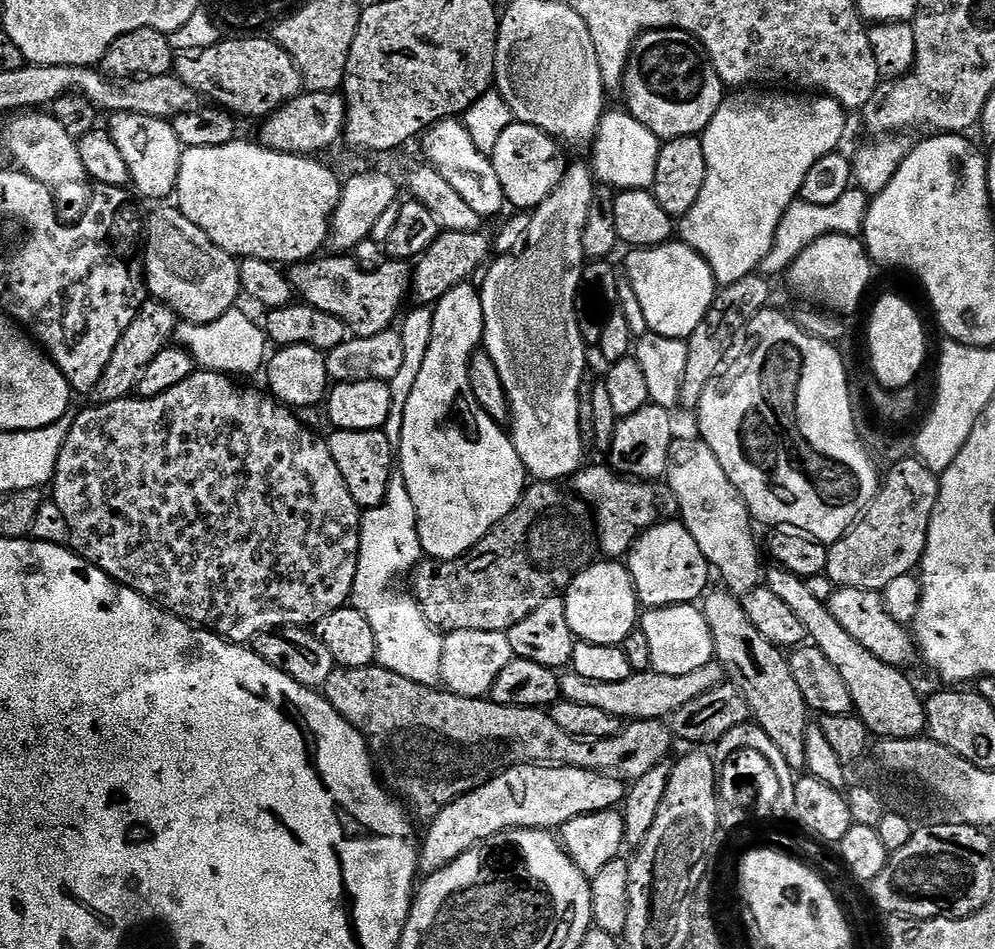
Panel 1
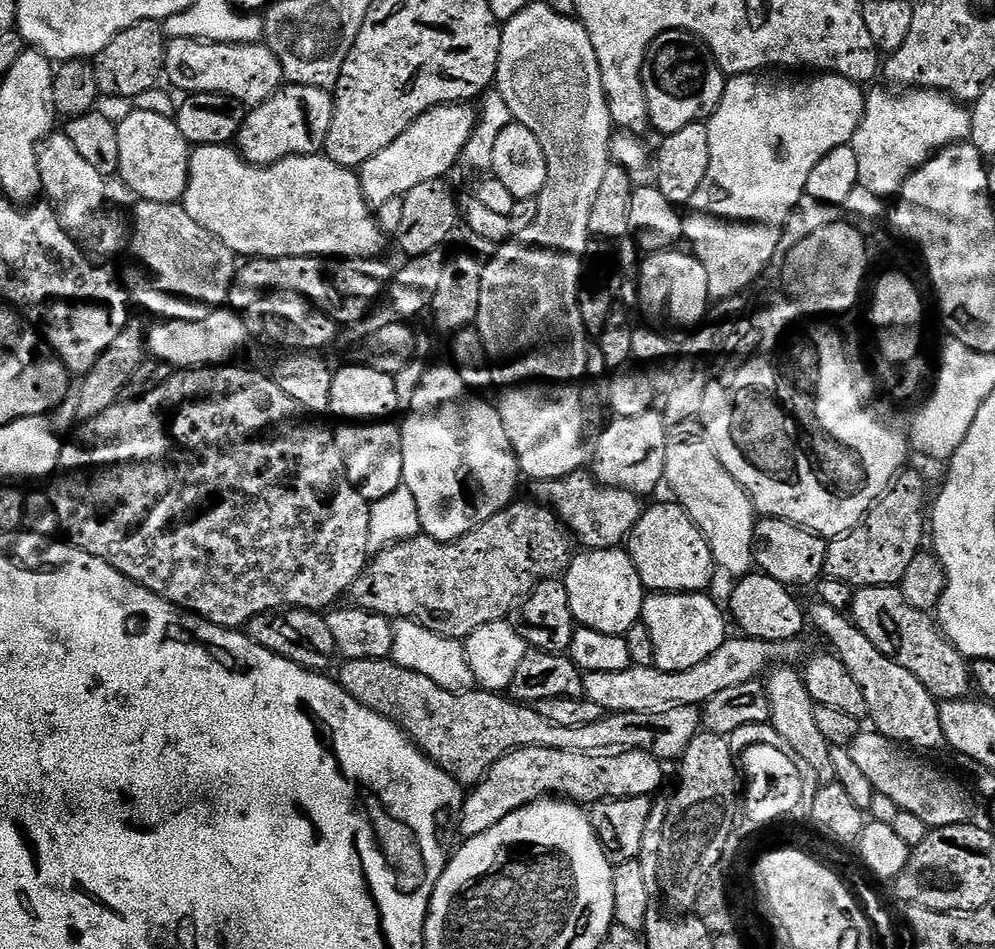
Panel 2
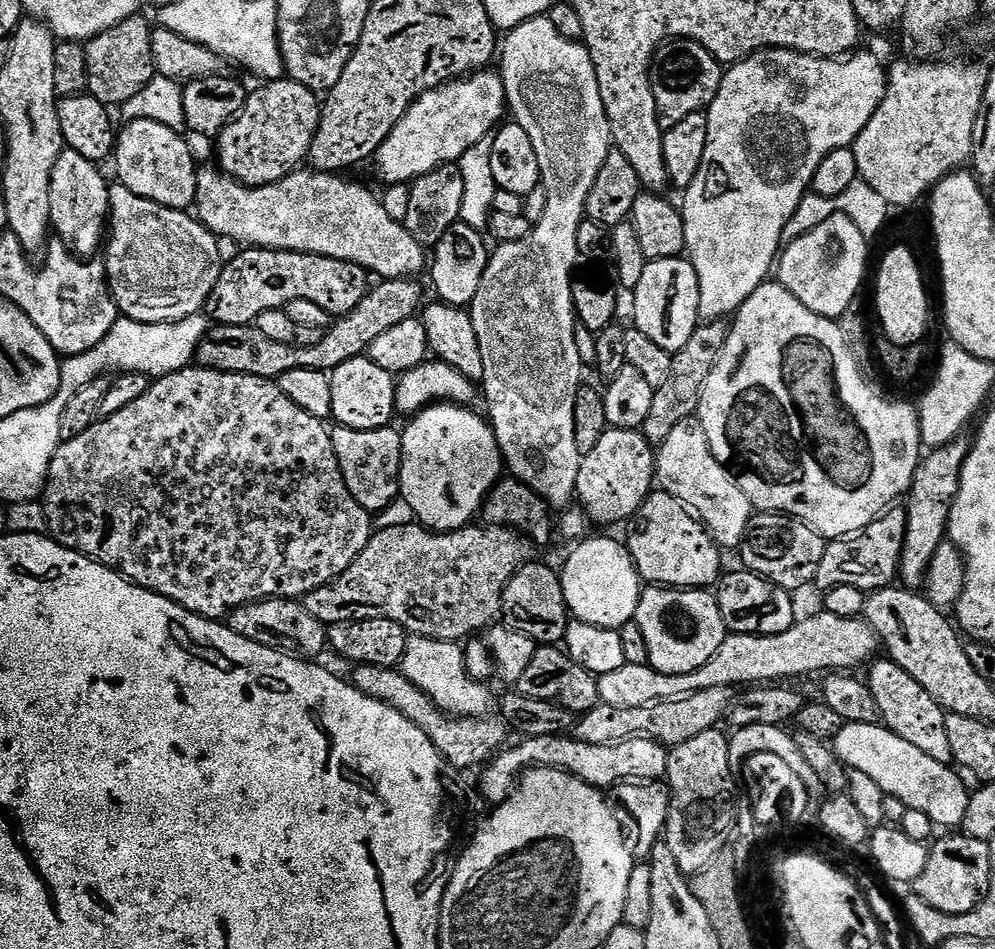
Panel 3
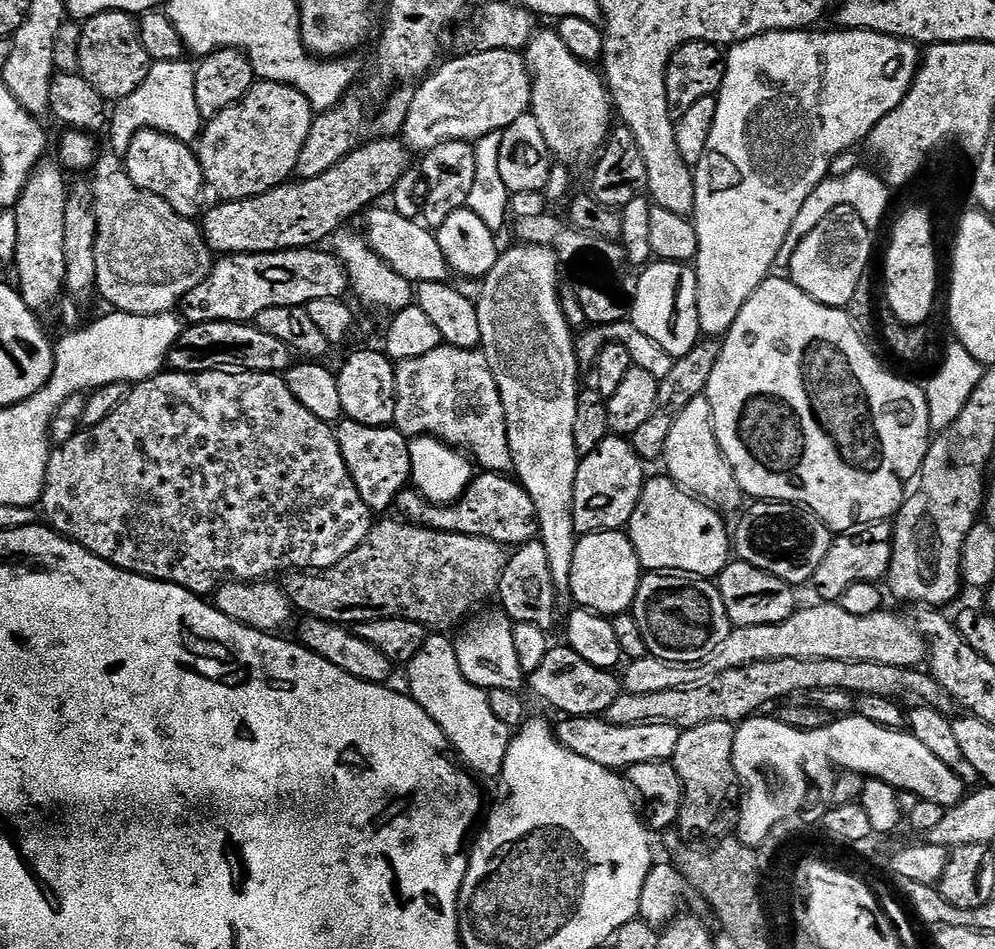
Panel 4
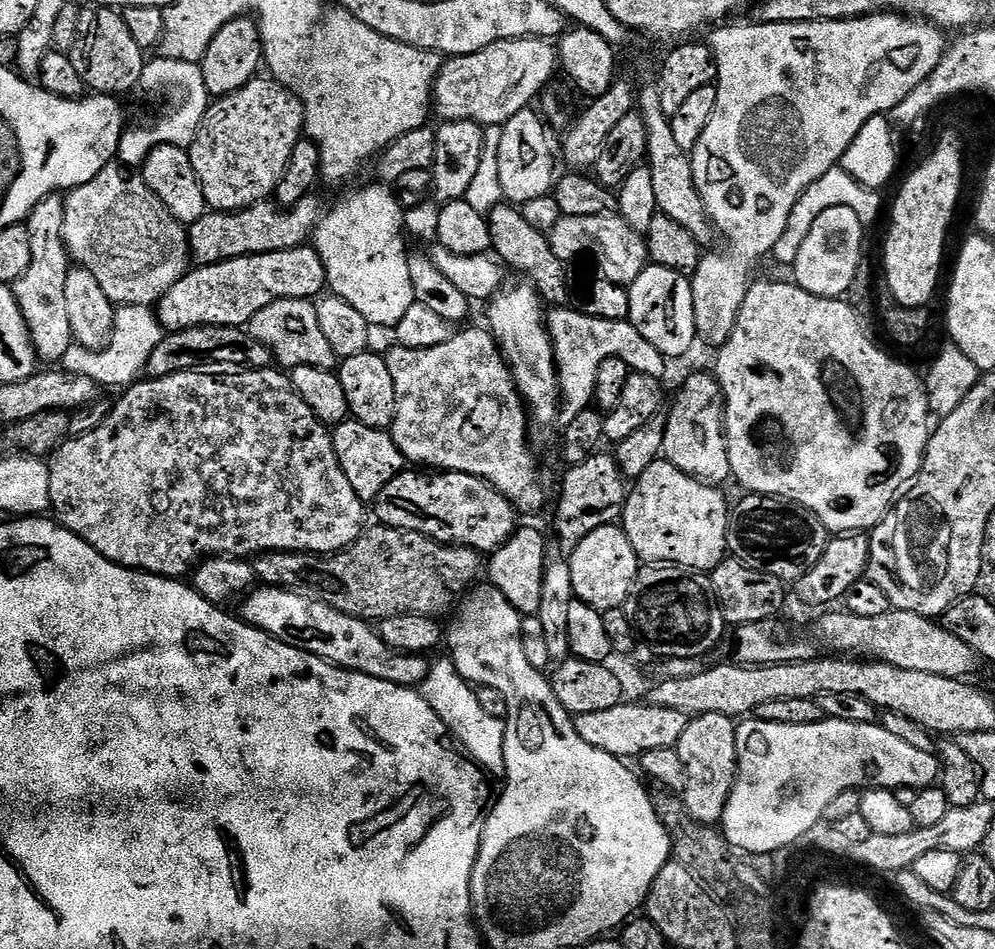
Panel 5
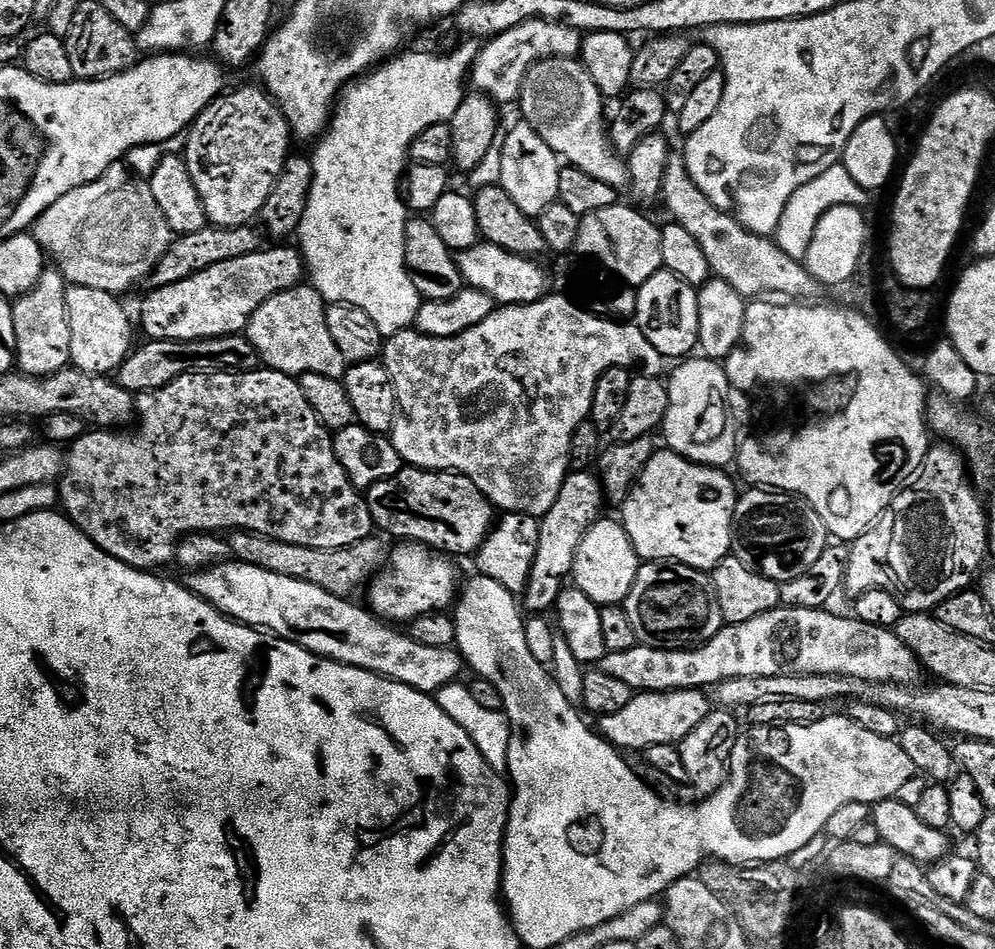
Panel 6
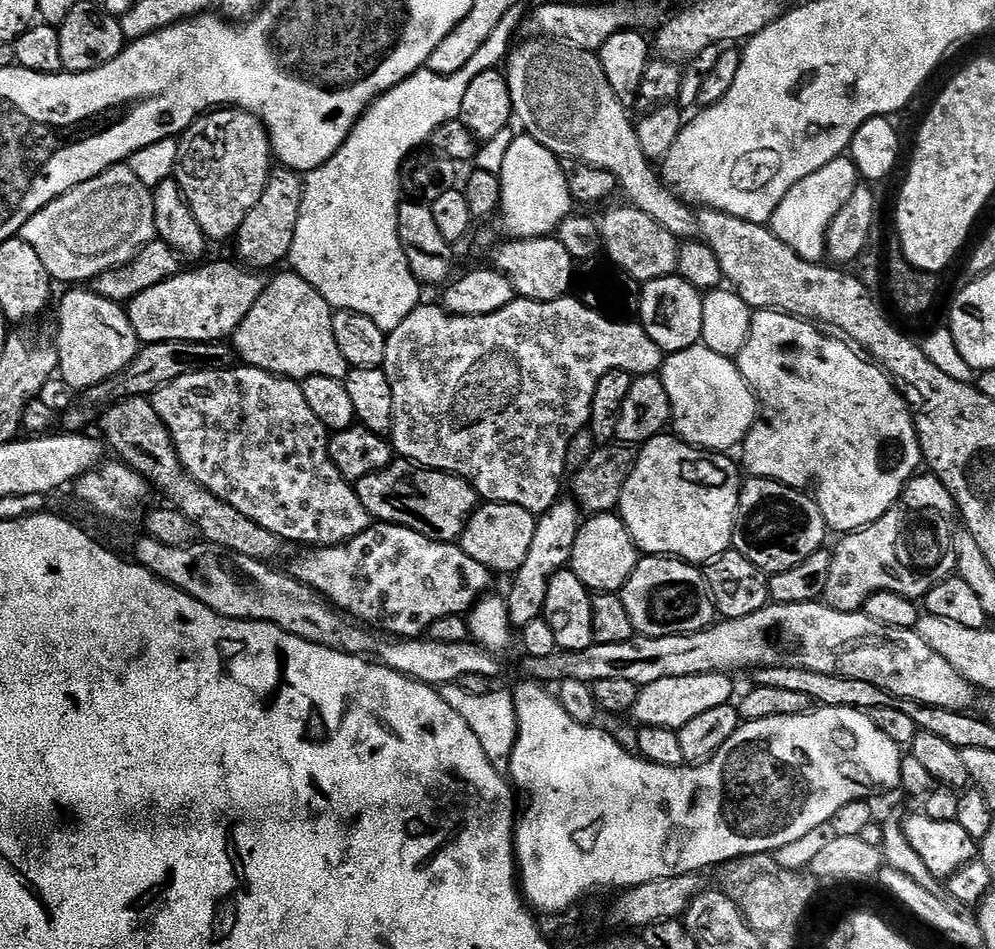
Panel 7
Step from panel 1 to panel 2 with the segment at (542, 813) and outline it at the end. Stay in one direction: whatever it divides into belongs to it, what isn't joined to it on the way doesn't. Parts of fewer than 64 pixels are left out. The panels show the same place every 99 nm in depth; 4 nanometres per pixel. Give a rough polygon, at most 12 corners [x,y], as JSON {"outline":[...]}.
{"outline":[[519,748],[471,789],[461,837],[541,798],[651,797],[647,752]]}

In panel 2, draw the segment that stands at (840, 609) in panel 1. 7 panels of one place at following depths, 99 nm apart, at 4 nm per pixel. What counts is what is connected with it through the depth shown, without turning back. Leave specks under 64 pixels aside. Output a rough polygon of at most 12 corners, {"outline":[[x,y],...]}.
{"outline":[[899,587],[855,589],[850,619],[937,701],[969,661]]}

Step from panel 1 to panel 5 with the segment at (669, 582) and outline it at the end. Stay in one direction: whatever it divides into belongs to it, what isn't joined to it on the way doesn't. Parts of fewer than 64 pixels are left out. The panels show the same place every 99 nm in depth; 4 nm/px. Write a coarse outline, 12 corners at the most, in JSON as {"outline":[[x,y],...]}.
{"outline":[[658,459],[622,527],[648,566],[711,573],[728,552],[719,487]]}

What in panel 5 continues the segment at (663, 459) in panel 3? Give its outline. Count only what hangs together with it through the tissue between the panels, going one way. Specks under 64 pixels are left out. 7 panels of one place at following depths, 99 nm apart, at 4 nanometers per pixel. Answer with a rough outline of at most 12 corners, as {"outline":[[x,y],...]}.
{"outline":[[700,372],[667,409],[663,459],[713,486],[732,476],[724,391]]}

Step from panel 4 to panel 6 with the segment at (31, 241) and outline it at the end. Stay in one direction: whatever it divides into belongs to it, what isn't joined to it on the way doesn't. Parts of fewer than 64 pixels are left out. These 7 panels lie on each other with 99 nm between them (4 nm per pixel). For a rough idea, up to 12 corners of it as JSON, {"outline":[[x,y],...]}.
{"outline":[[55,266],[12,304],[15,367],[69,367],[69,285]]}

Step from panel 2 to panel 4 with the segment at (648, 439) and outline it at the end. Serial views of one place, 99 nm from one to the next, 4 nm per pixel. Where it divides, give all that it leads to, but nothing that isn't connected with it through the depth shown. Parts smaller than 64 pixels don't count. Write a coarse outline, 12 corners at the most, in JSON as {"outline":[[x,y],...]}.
{"outline":[[609,434],[574,478],[577,533],[627,529],[646,479]]}

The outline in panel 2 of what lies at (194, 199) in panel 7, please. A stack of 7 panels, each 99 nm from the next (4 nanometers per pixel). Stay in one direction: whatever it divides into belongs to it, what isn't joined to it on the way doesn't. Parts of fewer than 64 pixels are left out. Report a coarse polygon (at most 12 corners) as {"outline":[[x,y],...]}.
{"outline":[[285,83],[234,144],[248,164],[315,156],[333,93]]}

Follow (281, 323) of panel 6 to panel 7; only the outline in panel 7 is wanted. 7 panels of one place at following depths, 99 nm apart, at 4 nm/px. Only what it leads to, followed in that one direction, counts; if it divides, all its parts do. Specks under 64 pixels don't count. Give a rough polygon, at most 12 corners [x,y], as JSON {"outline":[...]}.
{"outline":[[297,272],[234,333],[249,368],[343,380],[334,309]]}

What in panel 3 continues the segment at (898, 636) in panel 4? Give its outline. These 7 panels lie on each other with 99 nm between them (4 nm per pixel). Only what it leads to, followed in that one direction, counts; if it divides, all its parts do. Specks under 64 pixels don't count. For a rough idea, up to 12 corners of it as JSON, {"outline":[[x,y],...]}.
{"outline":[[823,610],[782,634],[725,635],[671,676],[649,663],[599,677],[610,706],[852,670],[881,647],[867,620]]}

